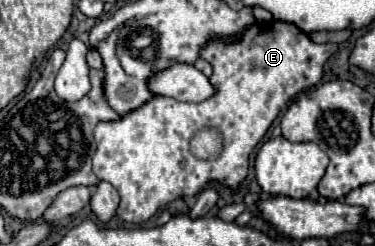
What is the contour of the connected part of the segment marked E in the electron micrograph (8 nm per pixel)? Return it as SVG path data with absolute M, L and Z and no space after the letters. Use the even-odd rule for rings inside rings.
M275 20L255 22L243 38L213 38L203 50L201 58L213 66L211 84L217 88L213 98L187 104L153 96L147 104L123 118L97 124L93 174L117 188L121 196L117 216L129 224L141 224L169 202L197 196L219 182L237 192L247 178L253 148L265 136L281 108L321 80L323 64L333 52L337 52L337 44L315 44L295 24ZM205 128L215 128L223 136L223 150L213 160L201 160L189 148L191 138Z

